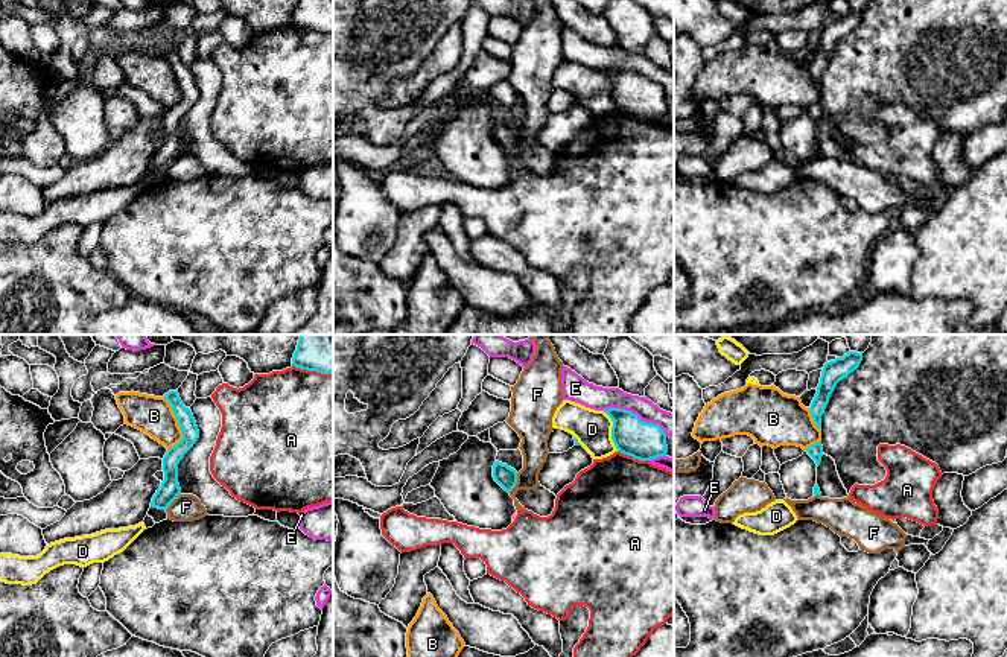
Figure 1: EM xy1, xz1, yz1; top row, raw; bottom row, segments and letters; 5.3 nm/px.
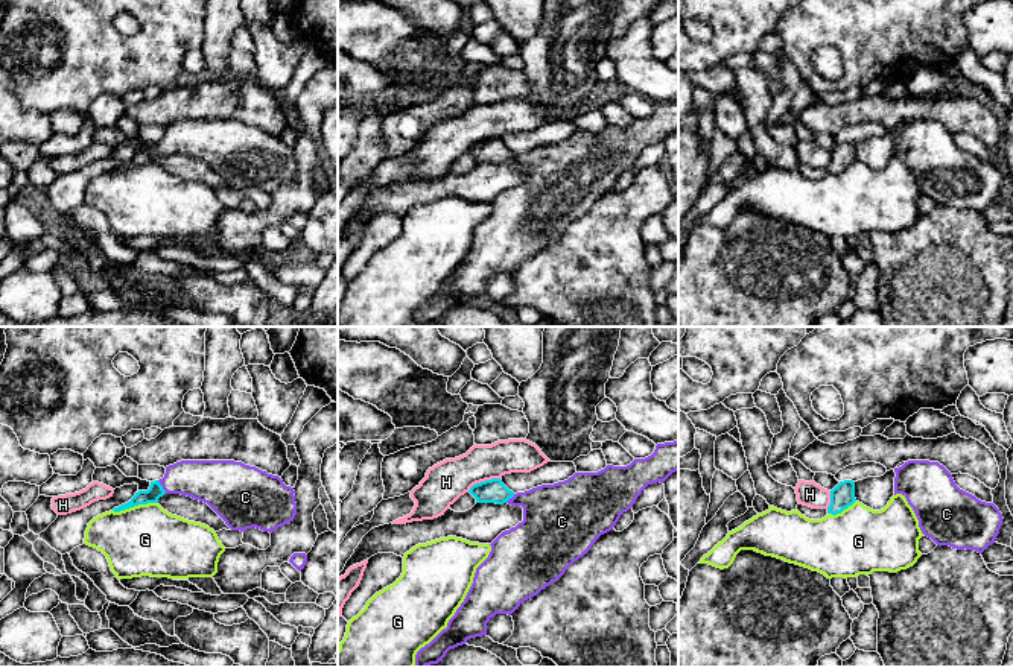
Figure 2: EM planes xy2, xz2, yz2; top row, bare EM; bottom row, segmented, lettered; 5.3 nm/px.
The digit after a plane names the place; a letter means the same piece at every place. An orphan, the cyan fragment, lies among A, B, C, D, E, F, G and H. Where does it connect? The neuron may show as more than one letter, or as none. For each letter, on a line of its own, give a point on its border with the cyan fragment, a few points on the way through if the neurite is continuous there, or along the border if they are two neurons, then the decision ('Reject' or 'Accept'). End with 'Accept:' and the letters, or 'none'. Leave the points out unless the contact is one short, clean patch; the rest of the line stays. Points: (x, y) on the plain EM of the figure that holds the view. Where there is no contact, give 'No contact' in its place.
A: Touches cyan at xz1 (633, 116). Reject
B: Touches cyan at xy1 (178, 84). Reject
C: Touches cyan at xy2 (161, 146). Path across: xy2 (155, 149), (161, 146), (175, 140), (207, 140). Accept
D: Touches cyan at xz1 (612, 90). Reject
E: Touches cyan at xz1 (635, 73). Reject
F: Touches cyan at xz1 (516, 142). Boundary: xz1 (517, 133), (517, 142), (508, 151). Reject
G: Touches cyan at xy2 (134, 164). Reject
H: Touches cyan at xz2 (482, 142). Boundary: xz2 (499, 137), (476, 142), (467, 151). Reject
Accept: C

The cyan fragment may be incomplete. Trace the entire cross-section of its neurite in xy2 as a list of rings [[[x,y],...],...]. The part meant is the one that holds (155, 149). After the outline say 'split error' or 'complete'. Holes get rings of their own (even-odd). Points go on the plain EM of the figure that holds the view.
[[[181,120],[166,126],[163,138],[151,141],[148,150],[138,150],[125,164],[114,167],[120,172],[138,164],[158,163],[164,153],[181,153],[207,163],[231,190],[260,188],[272,193],[294,181],[297,175],[295,150],[278,135],[234,120]]]; split error

